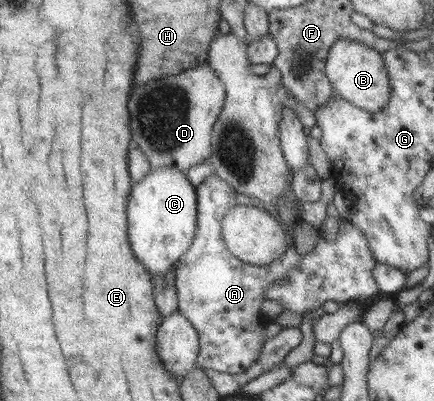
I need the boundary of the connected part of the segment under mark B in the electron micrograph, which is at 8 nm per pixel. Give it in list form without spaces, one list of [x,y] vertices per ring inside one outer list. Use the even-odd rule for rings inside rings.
[[[349,38],[336,39],[329,50],[325,73],[335,93],[362,112],[378,112],[390,102],[392,92],[383,53],[367,44]]]

